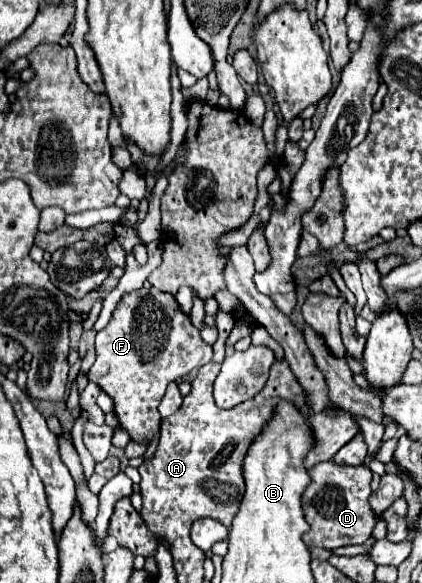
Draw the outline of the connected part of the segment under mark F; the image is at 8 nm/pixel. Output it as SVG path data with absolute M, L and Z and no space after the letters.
M140 288L122 296L108 326L96 334L96 362L88 378L114 400L118 422L130 438L150 442L160 426L158 404L168 384L210 360L212 346L200 338L200 332L180 310L174 296L156 288Z

